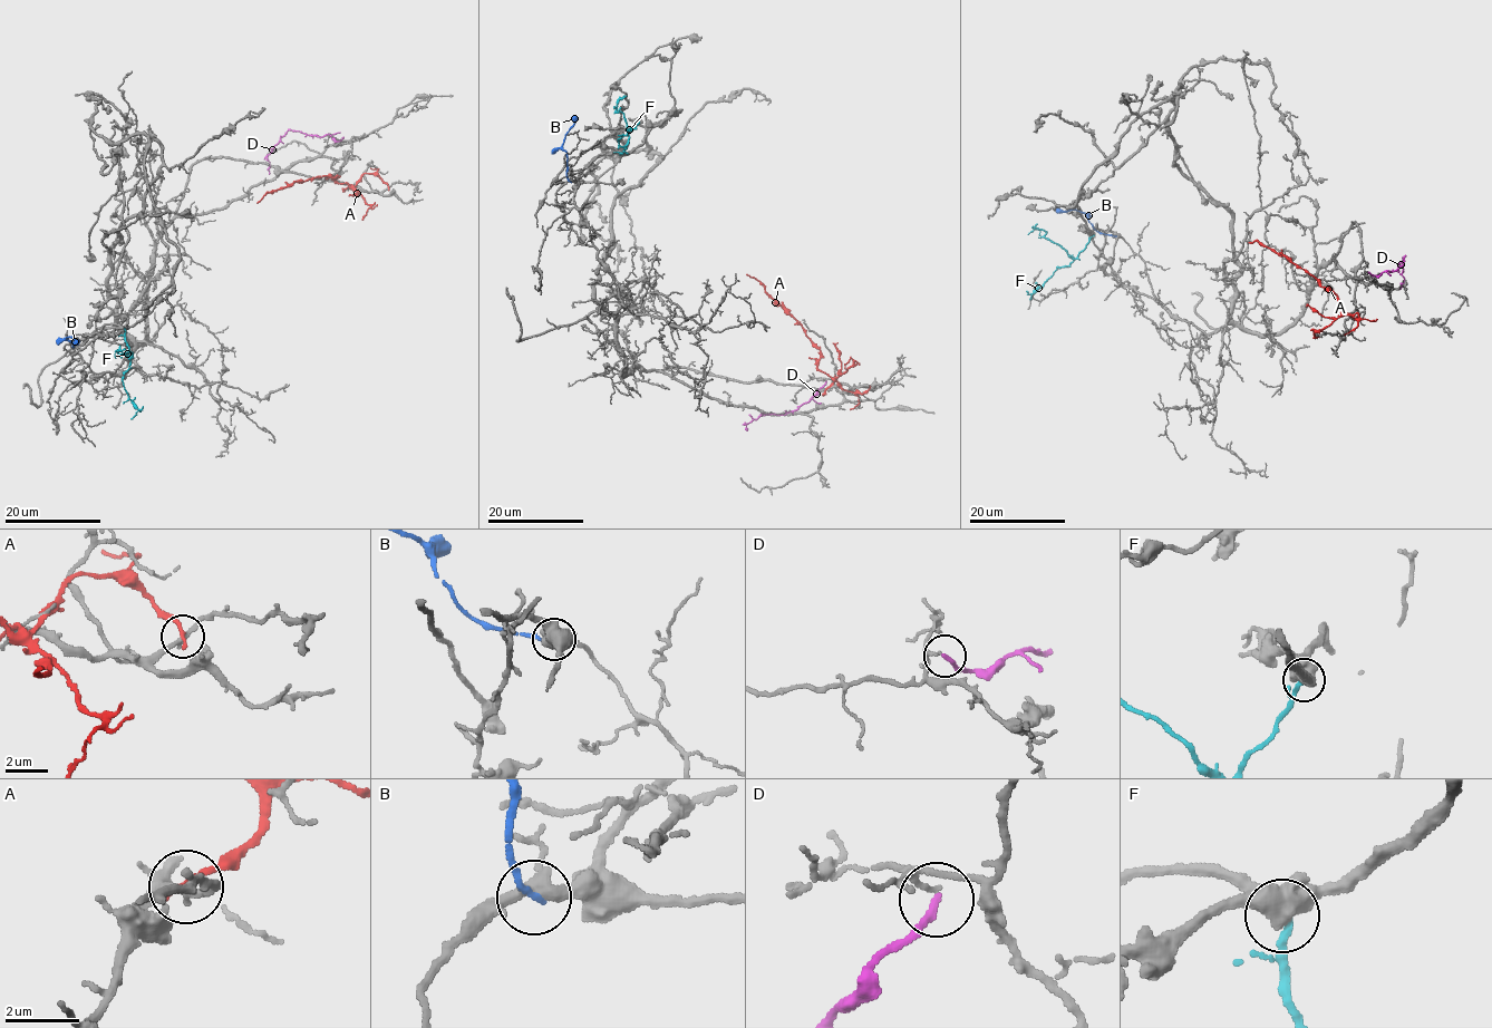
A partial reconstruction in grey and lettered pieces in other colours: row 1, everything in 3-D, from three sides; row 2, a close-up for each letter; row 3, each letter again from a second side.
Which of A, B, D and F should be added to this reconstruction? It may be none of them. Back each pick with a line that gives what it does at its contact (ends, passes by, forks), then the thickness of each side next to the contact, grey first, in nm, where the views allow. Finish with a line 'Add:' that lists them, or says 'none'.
Add: none

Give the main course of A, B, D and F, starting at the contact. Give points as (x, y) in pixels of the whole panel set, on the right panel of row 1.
A: (1347, 332), (1357, 325), (1358, 313), (1343, 312), (1336, 294), (1285, 256), (1256, 241), (1249, 242)
B: (1115, 236), (1100, 233), (1084, 214), (1073, 210), (1055, 210)
D: (1368, 272), (1375, 275), (1396, 270), (1404, 255), (1404, 282), (1401, 290)
F: (1092, 235), (1073, 262), (1057, 270), (1029, 300)

